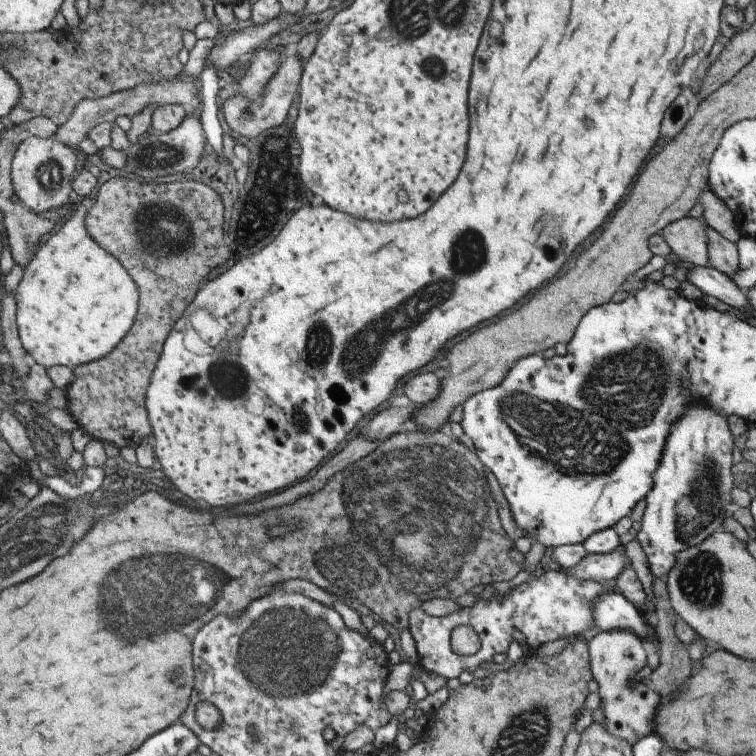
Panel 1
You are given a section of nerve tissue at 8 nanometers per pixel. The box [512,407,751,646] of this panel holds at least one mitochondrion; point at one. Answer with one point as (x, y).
(697, 508)

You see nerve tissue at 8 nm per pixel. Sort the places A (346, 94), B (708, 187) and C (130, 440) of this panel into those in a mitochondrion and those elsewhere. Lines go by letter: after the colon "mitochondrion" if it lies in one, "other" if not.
A: other
B: other
C: other

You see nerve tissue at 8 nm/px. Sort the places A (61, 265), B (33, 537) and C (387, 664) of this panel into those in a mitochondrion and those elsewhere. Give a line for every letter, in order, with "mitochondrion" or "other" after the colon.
A: other
B: mitochondrion
C: other

